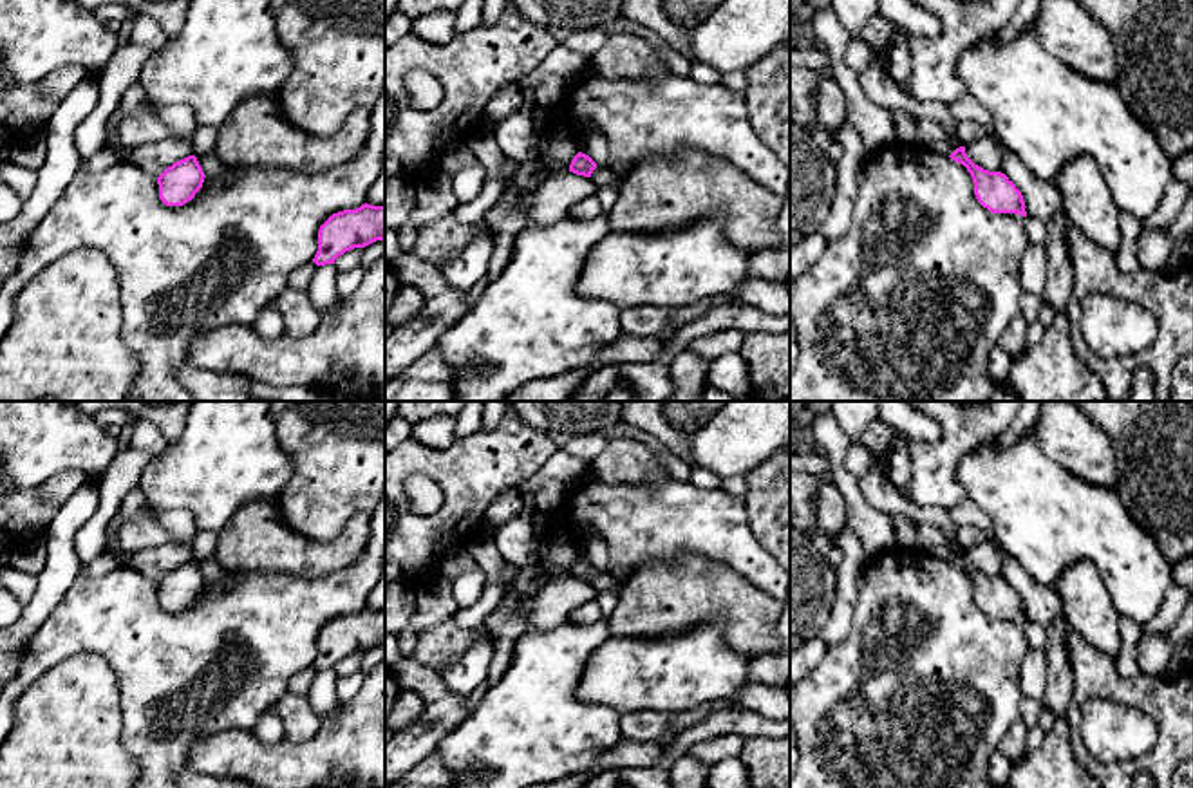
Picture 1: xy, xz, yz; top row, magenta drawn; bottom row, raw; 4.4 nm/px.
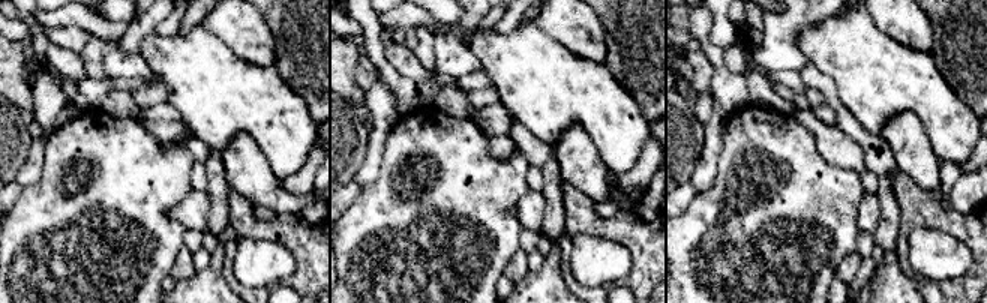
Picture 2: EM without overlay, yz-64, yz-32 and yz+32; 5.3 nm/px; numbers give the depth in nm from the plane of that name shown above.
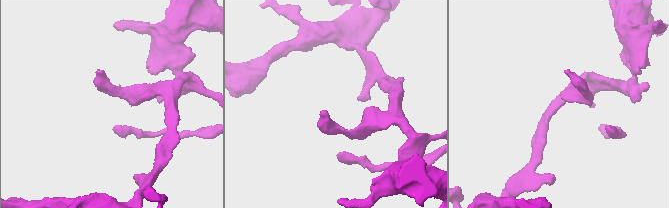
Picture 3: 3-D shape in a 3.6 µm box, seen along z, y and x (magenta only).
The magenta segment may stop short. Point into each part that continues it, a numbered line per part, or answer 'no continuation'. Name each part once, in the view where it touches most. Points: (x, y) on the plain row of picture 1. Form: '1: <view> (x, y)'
no continuation

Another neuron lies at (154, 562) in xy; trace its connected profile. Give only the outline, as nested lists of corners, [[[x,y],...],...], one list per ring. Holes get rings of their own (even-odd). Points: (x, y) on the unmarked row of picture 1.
[[[170,540],[130,555],[127,564],[154,582],[159,582],[168,571],[188,560],[192,560],[192,548]]]

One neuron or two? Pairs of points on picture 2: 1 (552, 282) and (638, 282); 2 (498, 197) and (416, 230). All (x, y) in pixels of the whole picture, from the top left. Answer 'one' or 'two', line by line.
1: two
2: one

